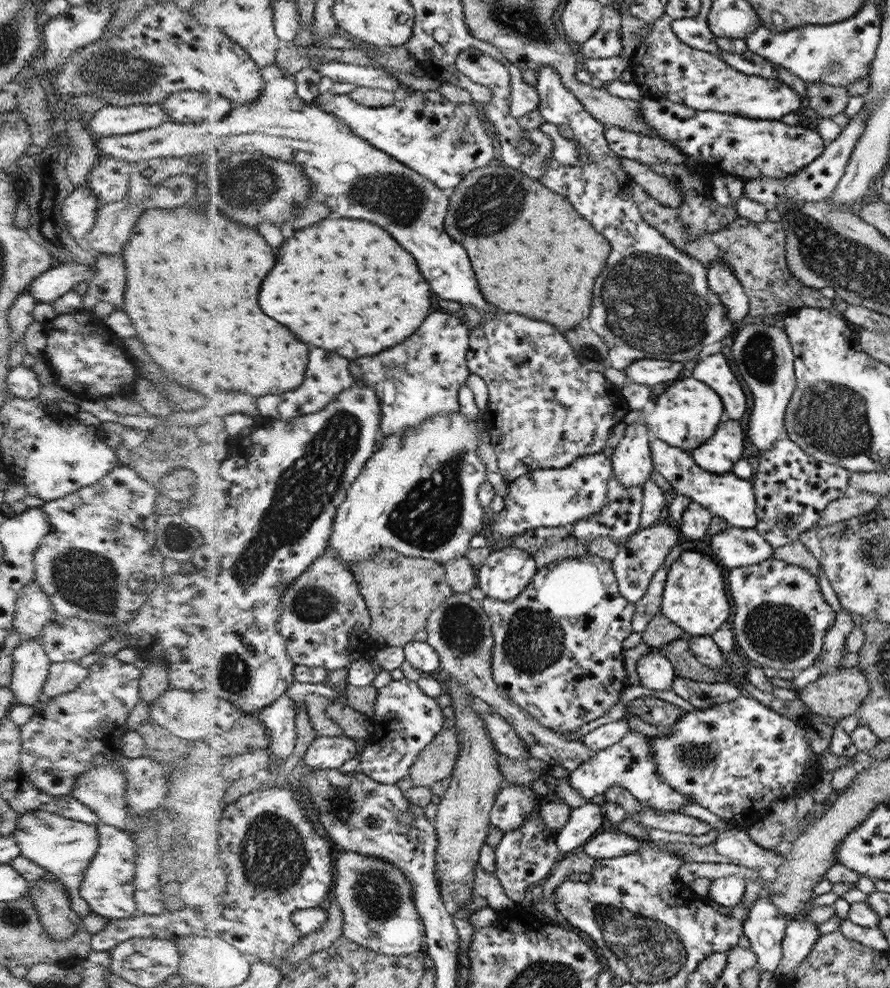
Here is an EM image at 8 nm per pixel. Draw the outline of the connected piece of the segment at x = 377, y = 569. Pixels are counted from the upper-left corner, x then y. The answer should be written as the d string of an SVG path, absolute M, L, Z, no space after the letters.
M388 547L372 559L352 567L373 614L371 636L387 646L405 647L416 640L420 630L427 630L432 613L455 593L447 578L447 566L425 558L406 556Z

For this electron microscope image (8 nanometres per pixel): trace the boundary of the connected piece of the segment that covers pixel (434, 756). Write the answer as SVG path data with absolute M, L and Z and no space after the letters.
M453 726L440 733L435 738L435 741L423 752L422 758L412 766L411 775L414 786L433 788L436 782L453 777L456 770L458 752L460 752L460 739L458 739L456 727Z

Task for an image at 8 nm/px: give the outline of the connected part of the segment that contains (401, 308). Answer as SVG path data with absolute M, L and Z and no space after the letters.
M335 215L296 232L296 236L284 244L276 270L268 282L264 282L260 304L272 318L284 322L304 338L304 342L358 359L380 354L411 338L433 311L432 298L430 282L420 272L416 258L402 248L388 230L374 222Z

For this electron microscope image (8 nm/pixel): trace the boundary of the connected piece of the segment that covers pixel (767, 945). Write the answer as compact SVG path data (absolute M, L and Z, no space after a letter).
M762 894L744 922L744 932L750 948L756 954L756 970L774 972L782 960L782 941L788 920L780 915L778 906L768 895Z

